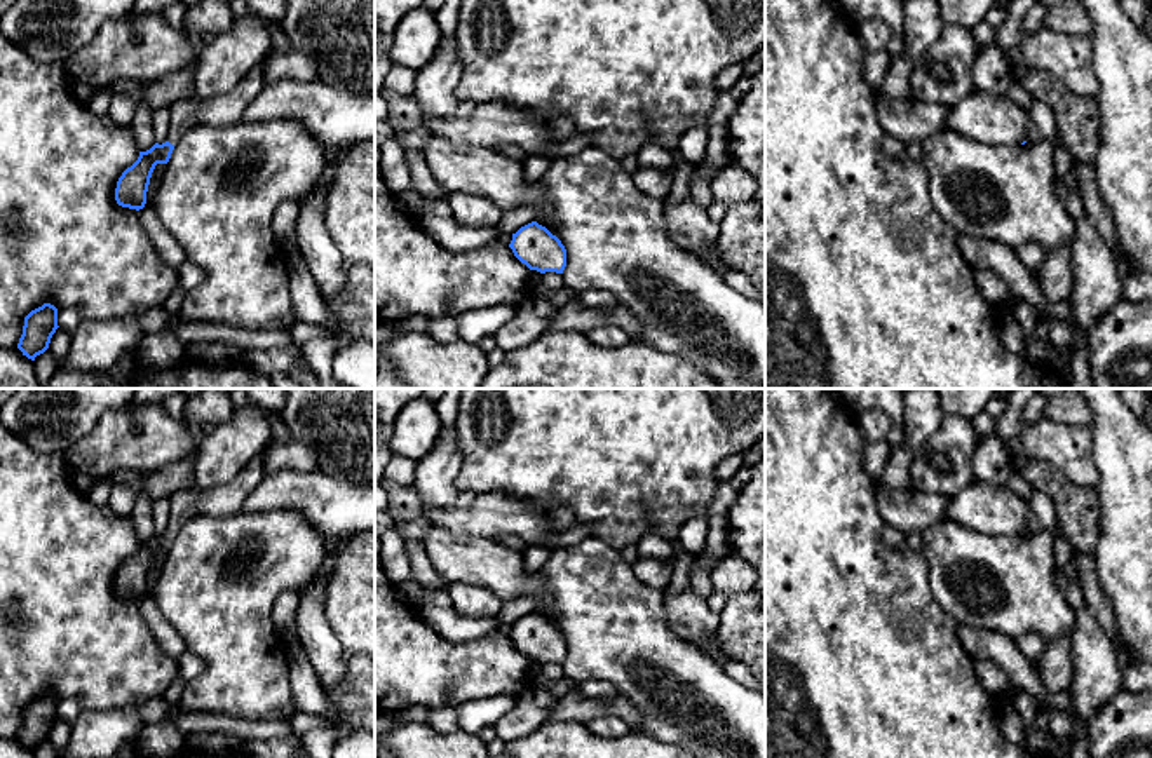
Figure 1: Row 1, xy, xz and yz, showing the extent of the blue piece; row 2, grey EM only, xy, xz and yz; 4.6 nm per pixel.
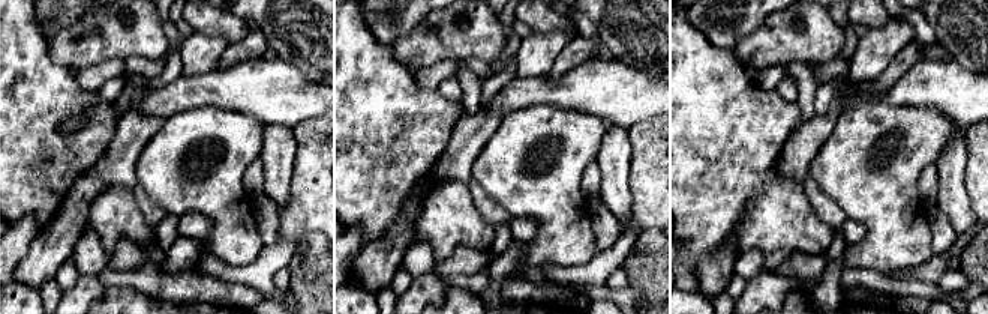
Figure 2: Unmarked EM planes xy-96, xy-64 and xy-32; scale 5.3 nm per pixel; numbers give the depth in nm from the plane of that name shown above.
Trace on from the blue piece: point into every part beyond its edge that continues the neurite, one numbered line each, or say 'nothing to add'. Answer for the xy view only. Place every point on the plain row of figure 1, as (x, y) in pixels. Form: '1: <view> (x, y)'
1: xy (222, 500)

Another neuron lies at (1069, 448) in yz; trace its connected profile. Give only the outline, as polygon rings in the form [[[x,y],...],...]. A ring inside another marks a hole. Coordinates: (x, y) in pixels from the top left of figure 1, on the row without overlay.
[[[1040,416],[1023,423],[1011,450],[1016,460],[1047,462],[1079,486],[1098,488],[1100,484],[1091,427],[1074,427]]]

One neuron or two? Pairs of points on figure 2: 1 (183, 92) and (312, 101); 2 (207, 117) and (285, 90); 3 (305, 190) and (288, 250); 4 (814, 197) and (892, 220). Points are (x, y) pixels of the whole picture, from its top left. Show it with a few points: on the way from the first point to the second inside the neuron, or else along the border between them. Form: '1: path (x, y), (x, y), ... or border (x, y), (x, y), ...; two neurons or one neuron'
1: path (215, 92), (281, 93); one neuron
2: border (194, 108), (215, 105), (252, 114), (263, 122); two neurons
3: border (281, 239), (293, 239), (297, 244); two neurons
4: border (813, 176), (847, 218); two neurons

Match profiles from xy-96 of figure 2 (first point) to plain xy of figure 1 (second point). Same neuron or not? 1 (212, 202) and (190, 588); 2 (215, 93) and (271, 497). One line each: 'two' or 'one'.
1: one
2: one

